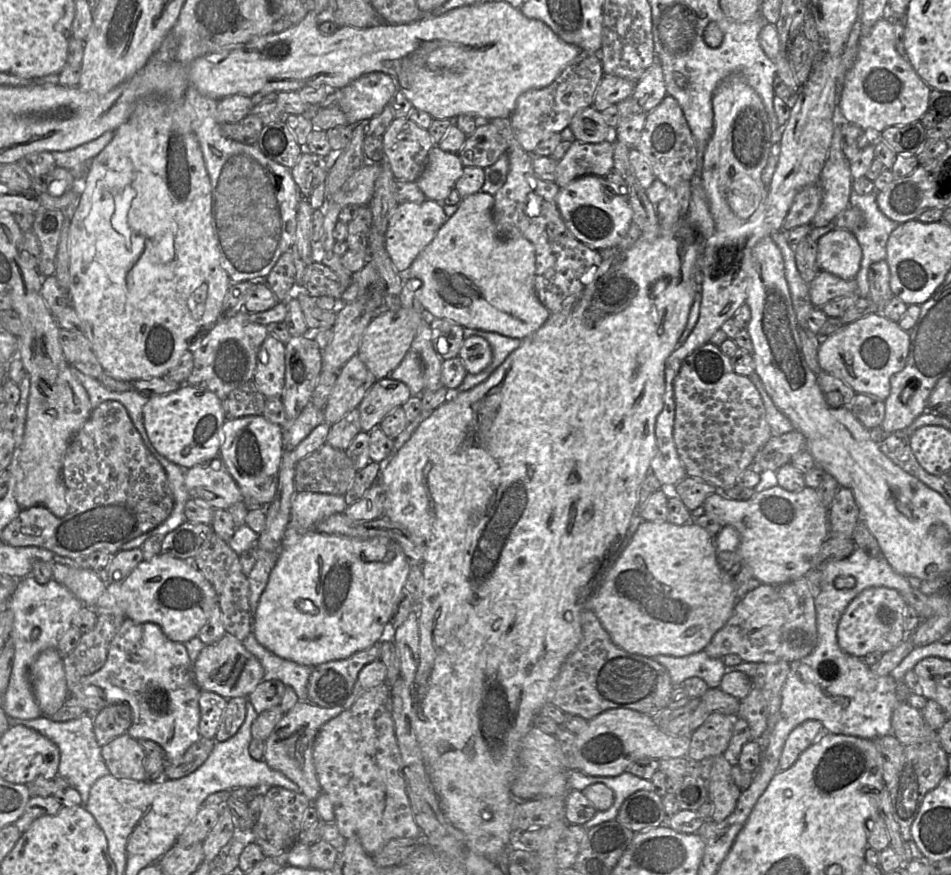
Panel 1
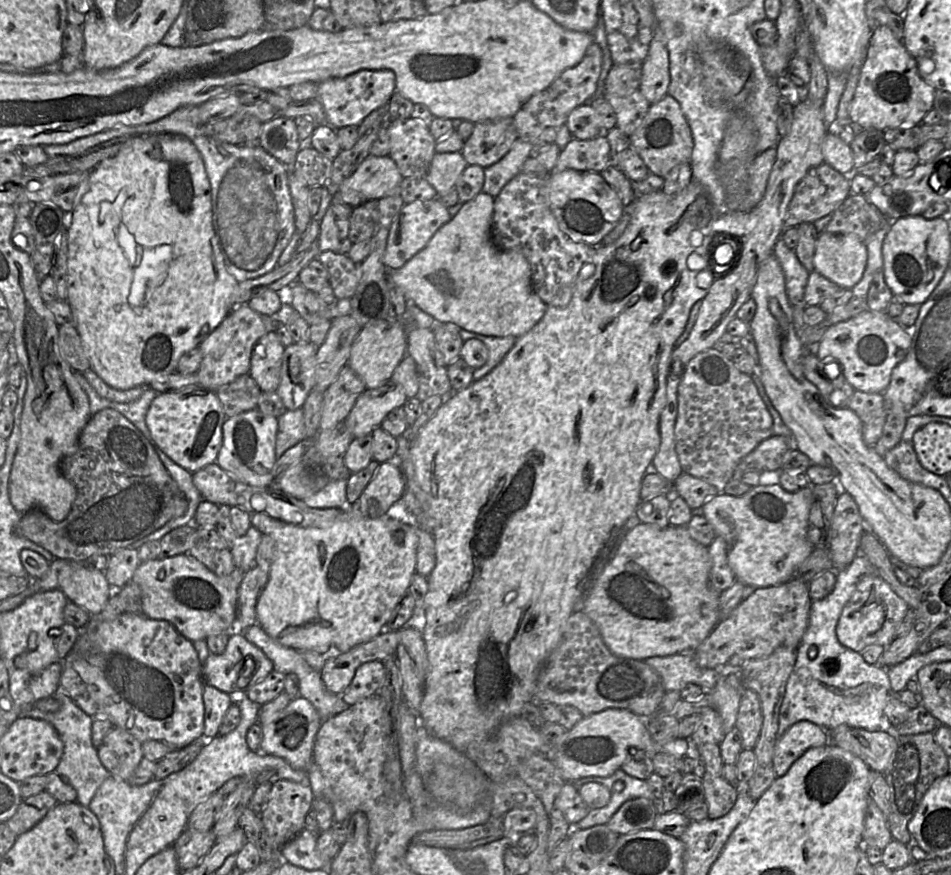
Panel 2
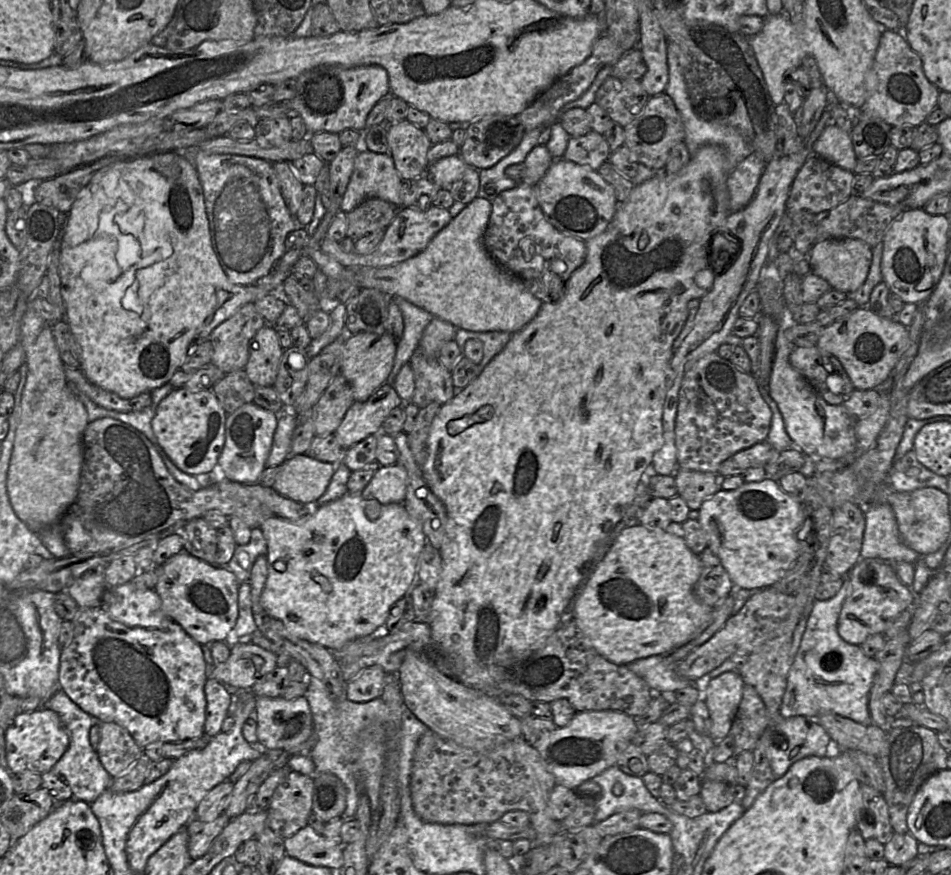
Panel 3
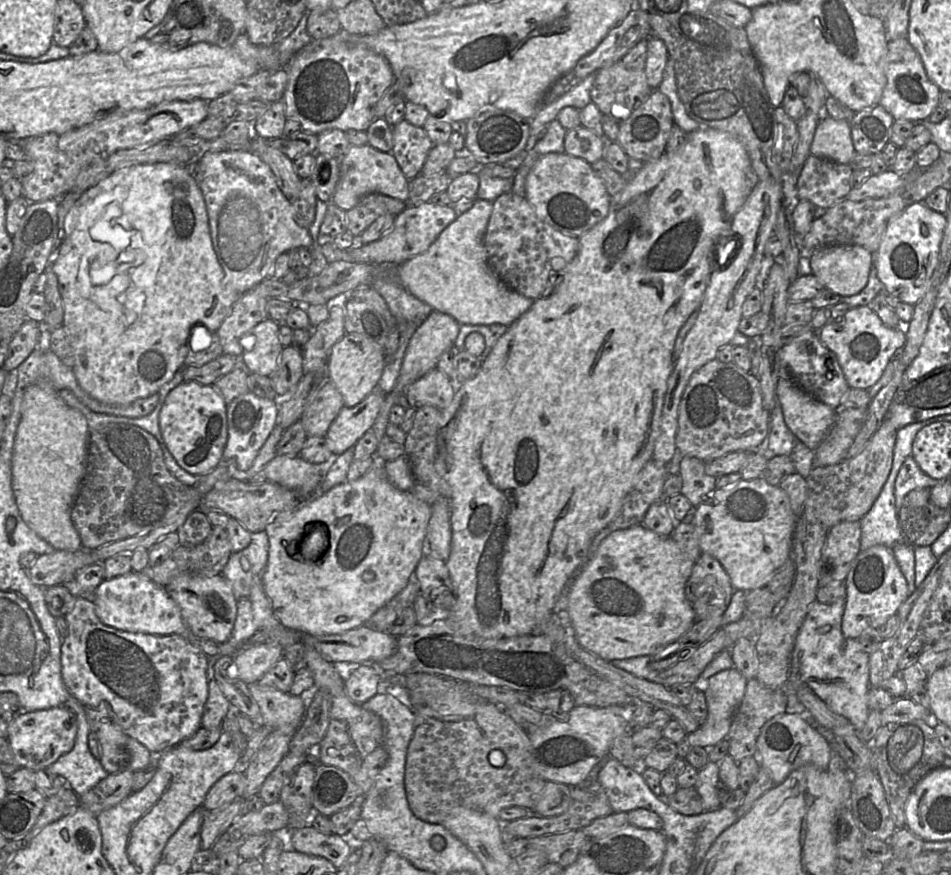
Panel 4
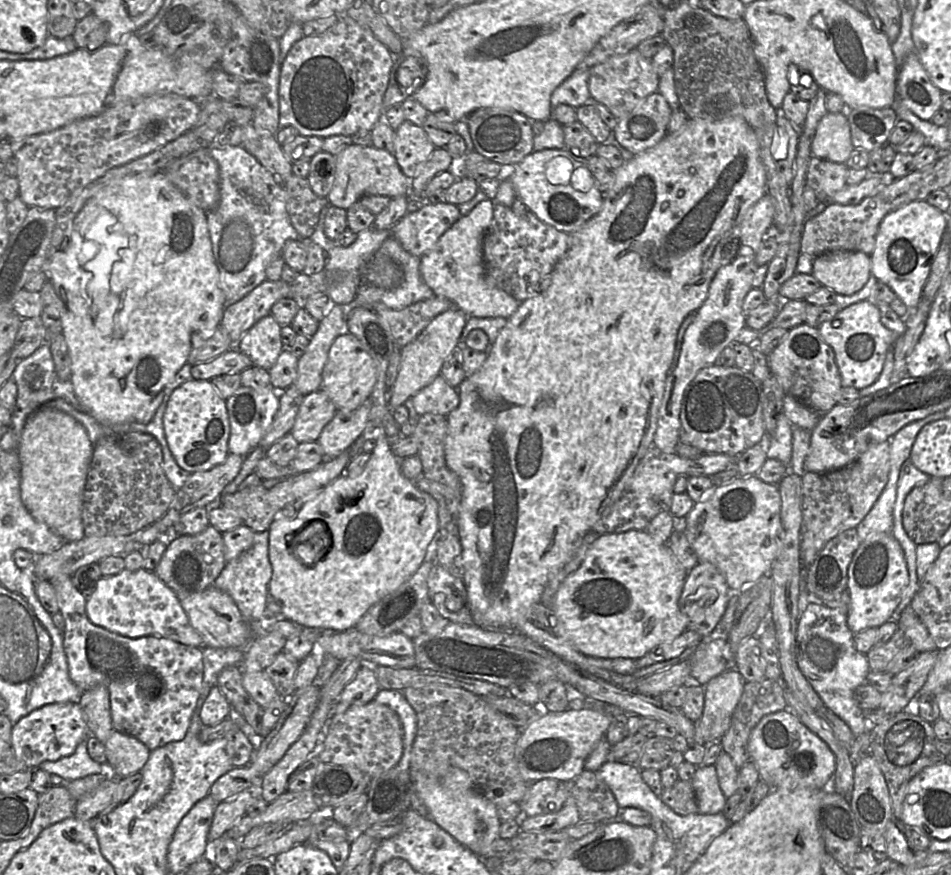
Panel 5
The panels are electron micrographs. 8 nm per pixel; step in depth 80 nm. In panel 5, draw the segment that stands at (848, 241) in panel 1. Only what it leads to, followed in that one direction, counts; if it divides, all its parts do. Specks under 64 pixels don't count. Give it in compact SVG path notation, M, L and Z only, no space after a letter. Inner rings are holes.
M833 251L813 259L812 275L841 295L853 295L867 283L871 274L871 255L862 251Z

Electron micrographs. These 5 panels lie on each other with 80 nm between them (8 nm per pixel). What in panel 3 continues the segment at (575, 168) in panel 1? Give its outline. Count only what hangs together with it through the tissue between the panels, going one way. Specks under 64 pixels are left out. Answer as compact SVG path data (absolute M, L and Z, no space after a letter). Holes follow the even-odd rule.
M591 130L586 135L570 137L562 158L597 171L610 153L605 137Z

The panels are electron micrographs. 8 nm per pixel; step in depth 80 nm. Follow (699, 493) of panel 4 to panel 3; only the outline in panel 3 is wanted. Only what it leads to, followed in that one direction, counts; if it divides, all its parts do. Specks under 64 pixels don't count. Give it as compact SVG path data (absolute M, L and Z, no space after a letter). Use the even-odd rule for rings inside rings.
M678 468L673 474L677 495L691 510L699 510L702 502L720 489L718 474Z

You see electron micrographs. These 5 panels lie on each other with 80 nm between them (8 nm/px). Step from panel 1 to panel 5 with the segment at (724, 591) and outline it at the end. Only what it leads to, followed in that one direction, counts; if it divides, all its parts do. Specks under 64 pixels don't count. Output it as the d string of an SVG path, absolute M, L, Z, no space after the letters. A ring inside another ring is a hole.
M628 530L622 533L609 533L598 537L587 549L580 567L568 574L561 582L554 597L552 611L558 622L563 625L574 646L586 656L598 658L632 658L643 657L652 648L679 637L688 629L686 615L681 611L678 601L685 584L688 570L680 563L666 542L658 542L647 530Z

